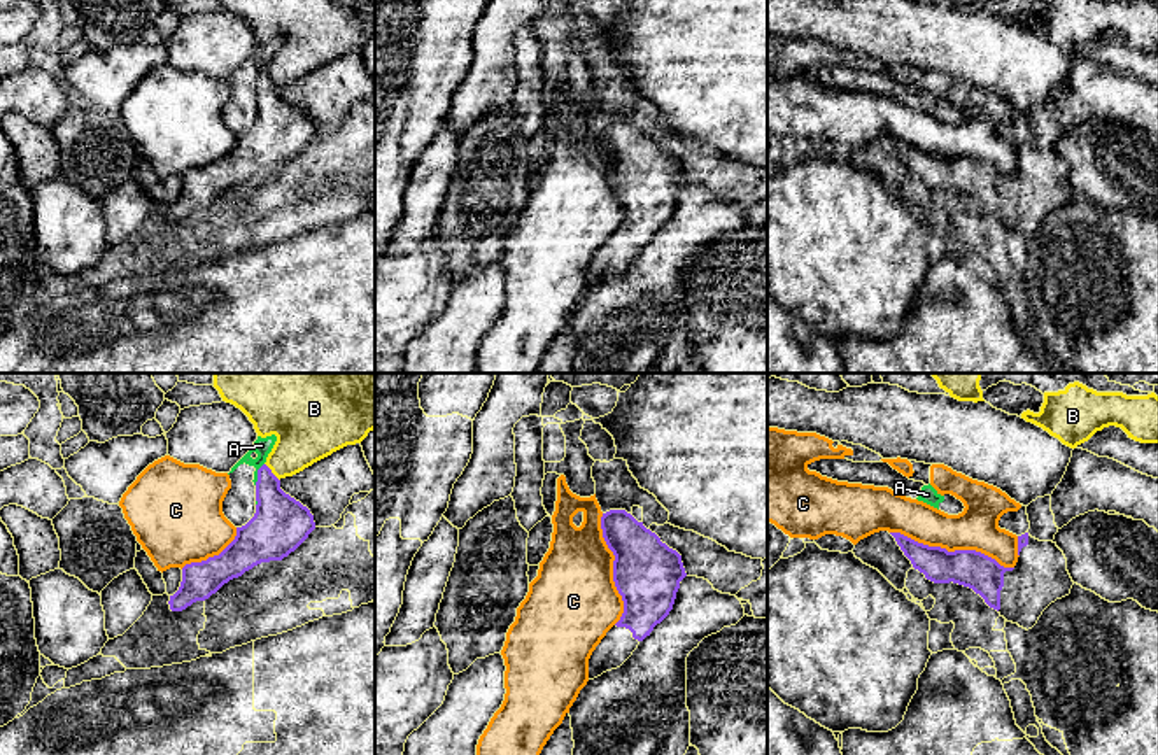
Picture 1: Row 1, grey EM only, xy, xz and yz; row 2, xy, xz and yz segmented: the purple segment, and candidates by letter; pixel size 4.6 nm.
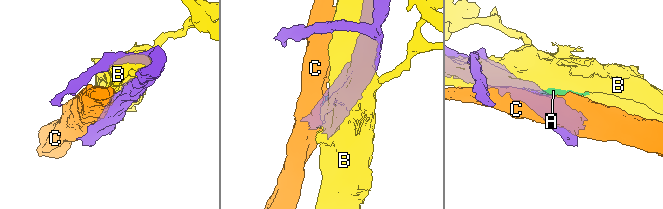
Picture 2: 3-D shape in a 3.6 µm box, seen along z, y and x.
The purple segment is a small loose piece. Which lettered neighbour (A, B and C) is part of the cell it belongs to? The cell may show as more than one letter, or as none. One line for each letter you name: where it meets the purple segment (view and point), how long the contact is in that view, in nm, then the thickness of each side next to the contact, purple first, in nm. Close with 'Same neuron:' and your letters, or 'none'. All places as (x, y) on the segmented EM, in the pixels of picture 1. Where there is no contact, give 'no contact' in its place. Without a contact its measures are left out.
Same neuron: none

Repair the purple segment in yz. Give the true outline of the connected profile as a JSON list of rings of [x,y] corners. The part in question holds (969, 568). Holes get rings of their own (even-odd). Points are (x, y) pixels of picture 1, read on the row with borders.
[[[890,533],[913,568],[934,583],[958,583],[972,589],[1007,622],[1032,629],[1042,611],[1070,594],[1074,585],[1063,552],[1053,541],[1039,541],[1028,533],[1018,536],[1018,562],[1004,568],[976,550],[948,552]]]

